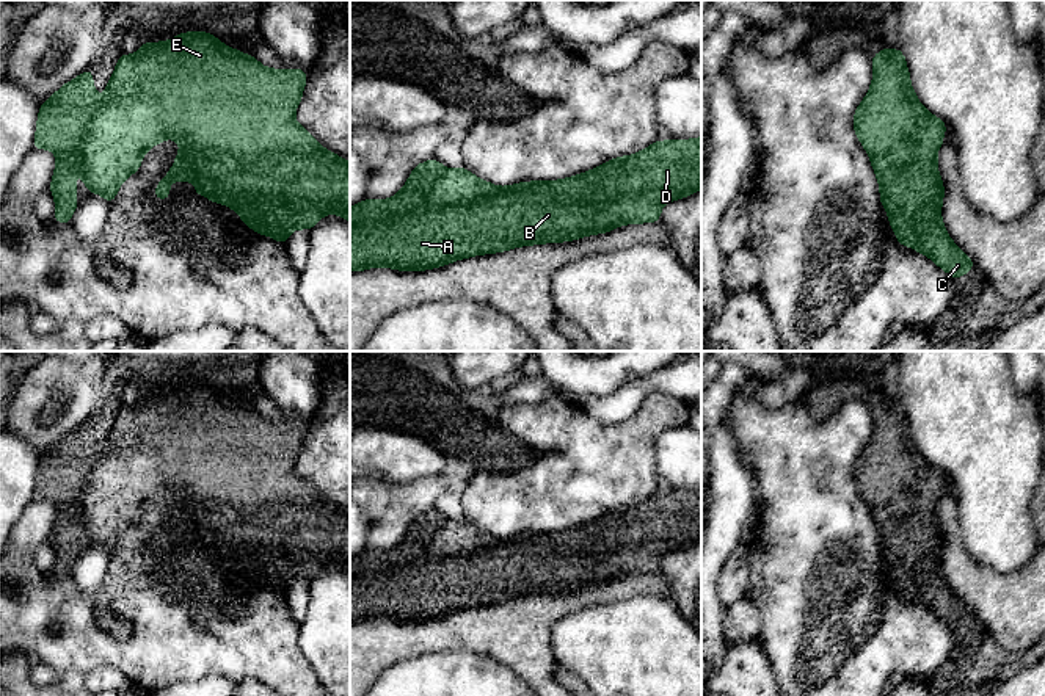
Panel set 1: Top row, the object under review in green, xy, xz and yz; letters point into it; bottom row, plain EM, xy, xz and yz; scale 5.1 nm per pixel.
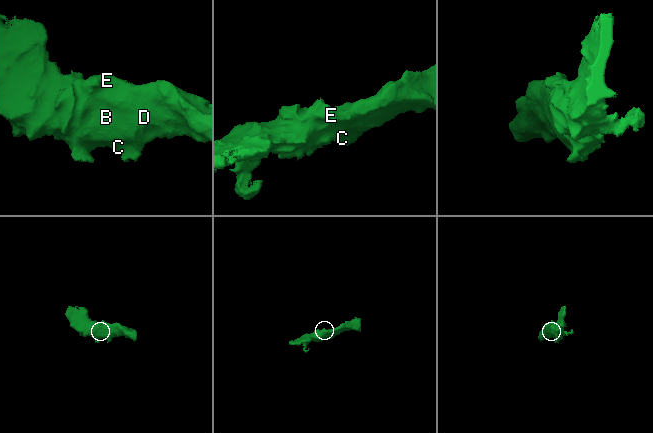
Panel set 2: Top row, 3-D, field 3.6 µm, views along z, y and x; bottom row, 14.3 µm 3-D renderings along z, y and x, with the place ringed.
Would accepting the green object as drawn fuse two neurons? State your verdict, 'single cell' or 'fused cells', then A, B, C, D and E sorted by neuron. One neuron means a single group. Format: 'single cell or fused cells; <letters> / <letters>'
single cell; A B C D E

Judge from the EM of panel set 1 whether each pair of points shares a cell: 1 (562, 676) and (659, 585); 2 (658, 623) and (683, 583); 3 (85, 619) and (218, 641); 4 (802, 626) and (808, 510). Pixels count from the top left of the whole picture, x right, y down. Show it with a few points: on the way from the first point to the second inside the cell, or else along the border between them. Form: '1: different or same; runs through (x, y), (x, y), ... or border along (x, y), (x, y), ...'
1: different; border along (559, 665), (556, 668), (556, 679)
2: different; border along (669, 598), (684, 619)
3: same; runs through (118, 646), (165, 646), (170, 641), (185, 641)
4: same; runs through (808, 598), (808, 538)

